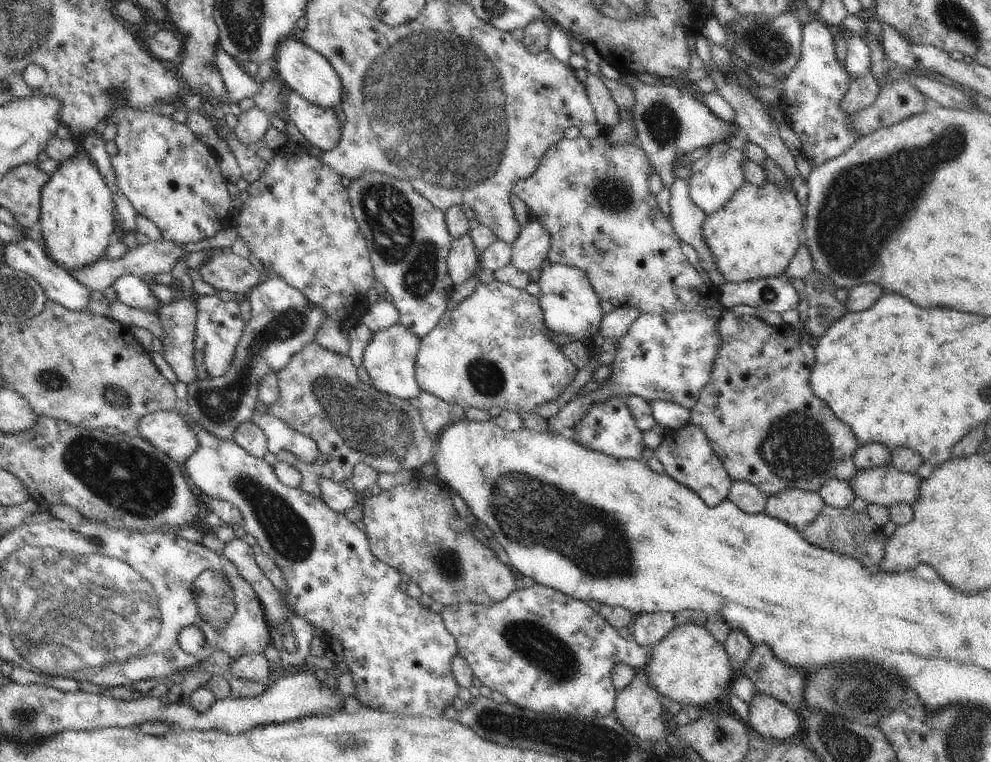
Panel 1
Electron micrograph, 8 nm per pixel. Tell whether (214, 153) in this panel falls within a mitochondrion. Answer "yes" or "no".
no

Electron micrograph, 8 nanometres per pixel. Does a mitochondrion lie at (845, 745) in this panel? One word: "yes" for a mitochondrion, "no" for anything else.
yes

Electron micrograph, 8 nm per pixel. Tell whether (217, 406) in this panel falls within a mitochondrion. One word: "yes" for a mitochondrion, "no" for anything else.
yes

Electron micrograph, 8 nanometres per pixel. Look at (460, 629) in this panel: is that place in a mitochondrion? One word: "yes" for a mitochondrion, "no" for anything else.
no

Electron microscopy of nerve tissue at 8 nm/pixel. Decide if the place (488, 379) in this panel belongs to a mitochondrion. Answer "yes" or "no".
yes

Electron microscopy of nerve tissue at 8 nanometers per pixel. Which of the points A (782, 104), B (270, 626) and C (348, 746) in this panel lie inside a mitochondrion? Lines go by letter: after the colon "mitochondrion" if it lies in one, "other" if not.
A: other
B: other
C: mitochondrion

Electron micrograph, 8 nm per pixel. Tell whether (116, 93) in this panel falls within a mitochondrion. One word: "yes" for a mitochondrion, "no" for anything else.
no

